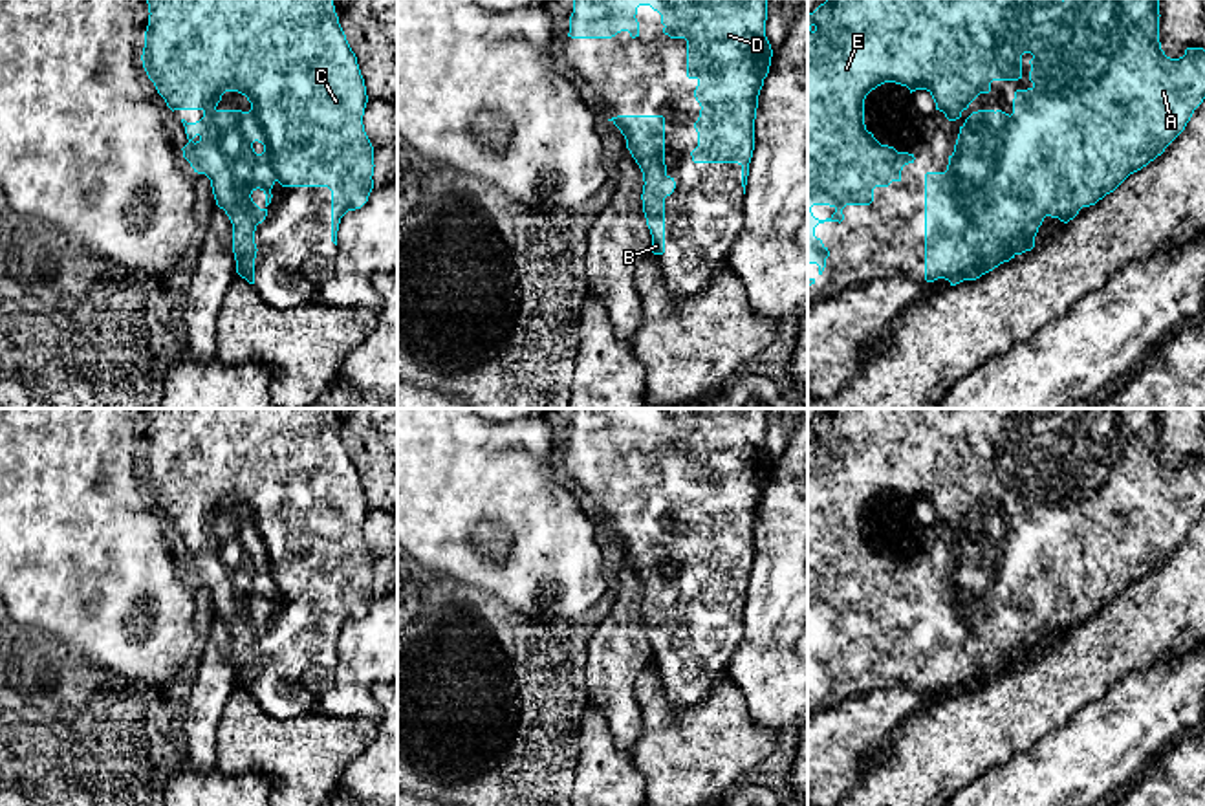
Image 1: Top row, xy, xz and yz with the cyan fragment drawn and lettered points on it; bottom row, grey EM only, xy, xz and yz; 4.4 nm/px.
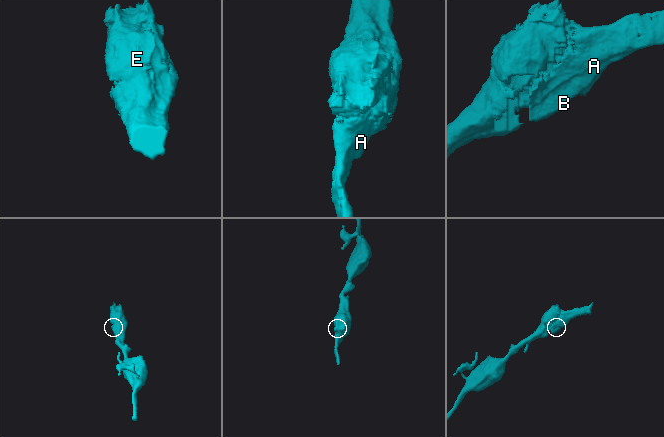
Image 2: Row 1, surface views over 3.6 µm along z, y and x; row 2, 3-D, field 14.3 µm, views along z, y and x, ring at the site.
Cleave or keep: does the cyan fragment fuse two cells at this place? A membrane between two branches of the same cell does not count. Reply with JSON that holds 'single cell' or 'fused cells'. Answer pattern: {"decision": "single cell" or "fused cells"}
{"decision": "single cell"}

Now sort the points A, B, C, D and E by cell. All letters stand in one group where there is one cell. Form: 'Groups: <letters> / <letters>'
Groups: A B C D E

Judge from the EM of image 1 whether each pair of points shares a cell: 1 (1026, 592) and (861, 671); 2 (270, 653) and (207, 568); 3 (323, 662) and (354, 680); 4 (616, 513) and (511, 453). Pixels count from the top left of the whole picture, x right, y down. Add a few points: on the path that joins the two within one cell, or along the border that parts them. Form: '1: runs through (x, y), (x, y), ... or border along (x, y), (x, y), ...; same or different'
1: runs through (986, 631), (978, 638), (901, 638); same
2: runs through (249, 632), (233, 607), (227, 588); same
3: border along (343, 627), (337, 638), (334, 682), (317, 706); different
4: border along (563, 477), (601, 524); different

